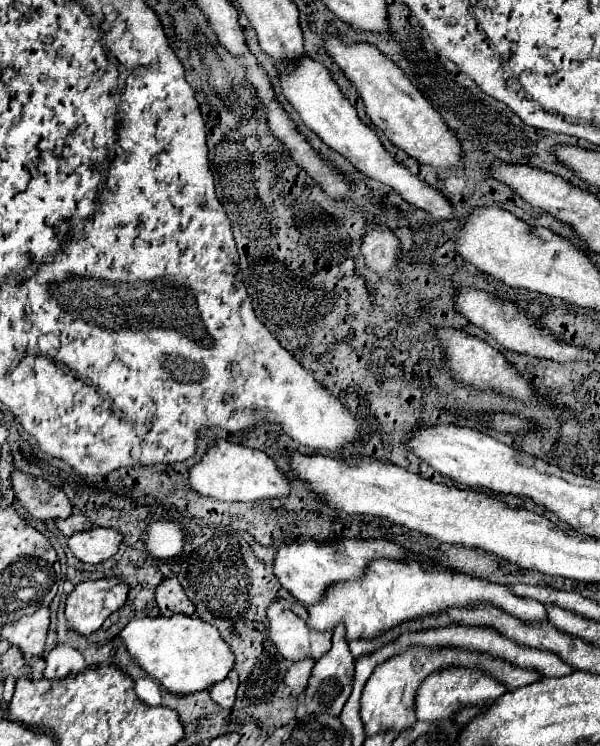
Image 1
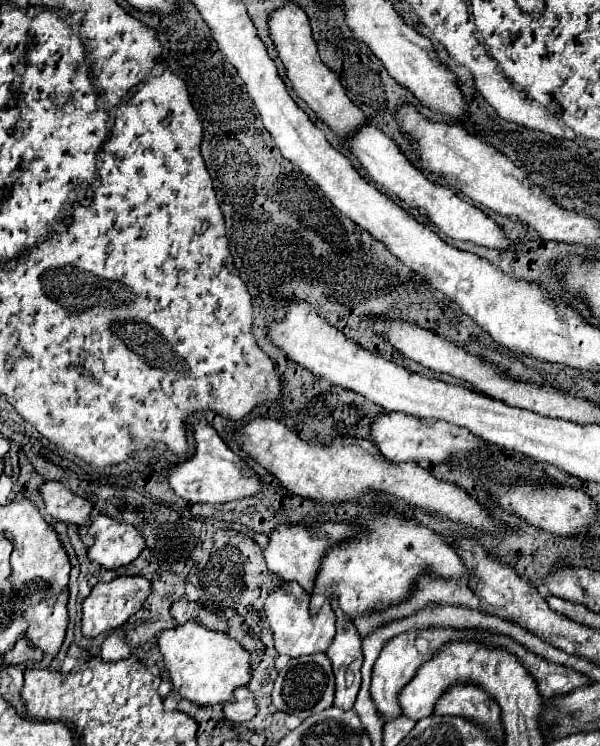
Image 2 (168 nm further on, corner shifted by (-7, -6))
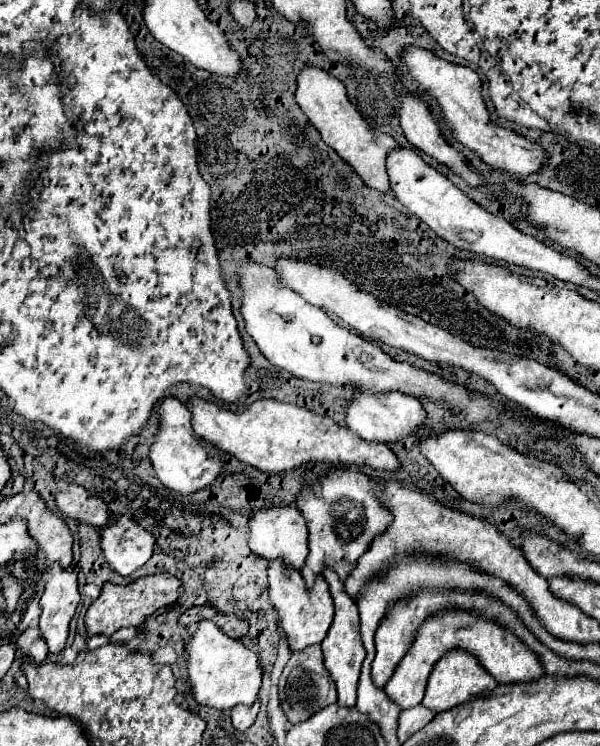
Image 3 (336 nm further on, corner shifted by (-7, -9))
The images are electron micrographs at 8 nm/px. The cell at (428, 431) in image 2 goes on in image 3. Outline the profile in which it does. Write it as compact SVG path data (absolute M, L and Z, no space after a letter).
M353 393L353 401L347 411L347 425L351 431L355 431L361 439L369 443L397 443L409 437L409 433L415 433L425 425L425 409L415 397L399 395L399 393L387 393L383 397L371 397L369 393Z

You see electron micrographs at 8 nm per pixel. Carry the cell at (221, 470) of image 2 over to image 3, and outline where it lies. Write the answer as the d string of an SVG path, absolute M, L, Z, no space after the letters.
M167 397L159 407L159 417L161 417L161 427L155 435L155 441L153 441L151 453L149 453L159 481L167 489L171 489L179 495L195 495L197 491L207 489L221 475L221 471L225 467L221 451L213 443L203 441L193 431L191 411L177 399Z

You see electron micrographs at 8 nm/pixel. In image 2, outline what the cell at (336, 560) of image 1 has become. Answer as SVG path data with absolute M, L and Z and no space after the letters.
M323 522L319 526L303 526L303 524L291 524L291 526L275 526L275 530L269 534L269 544L263 550L267 568L277 574L281 580L299 582L307 592L313 592L315 574L319 572L319 562L325 554L325 550L345 538L351 538L355 532L359 532L353 524L335 524L335 522Z

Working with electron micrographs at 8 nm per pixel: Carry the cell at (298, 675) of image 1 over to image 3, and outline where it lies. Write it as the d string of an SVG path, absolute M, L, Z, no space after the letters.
M311 645L311 649L303 649L303 653L293 653L279 679L279 699L285 715L293 725L299 721L307 721L317 711L337 703L335 681L331 679L331 675L323 665L321 645Z

